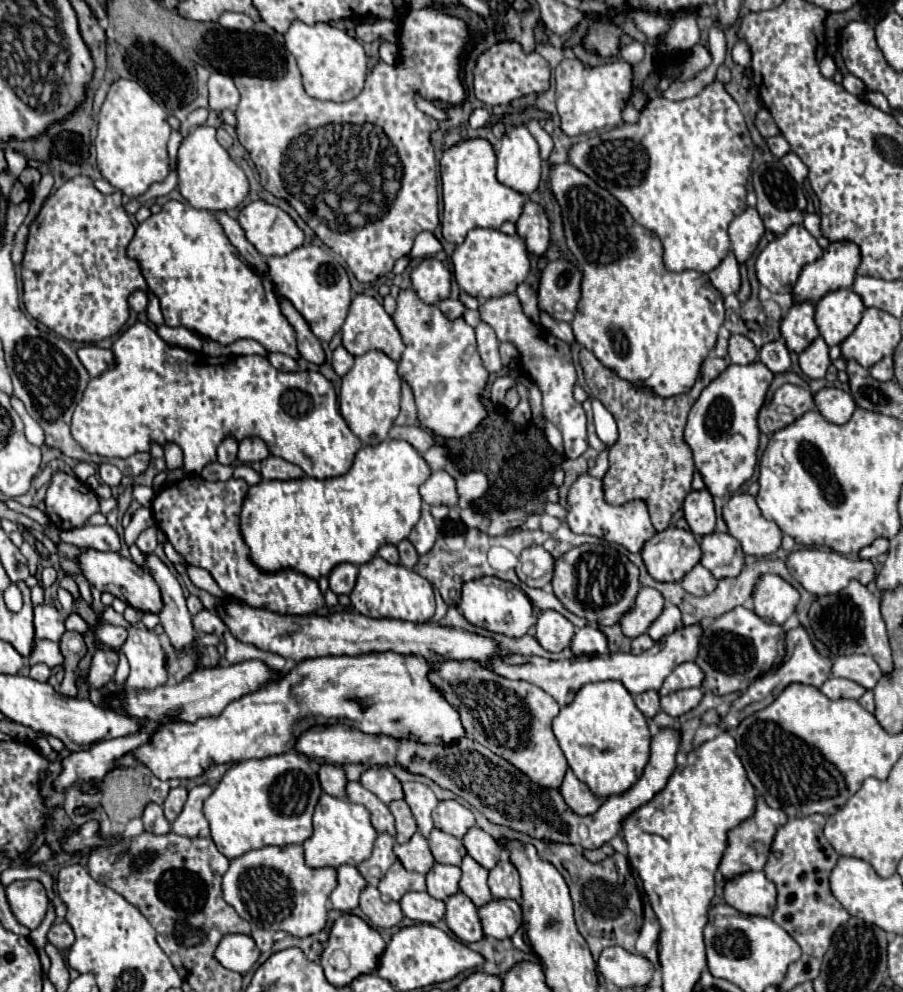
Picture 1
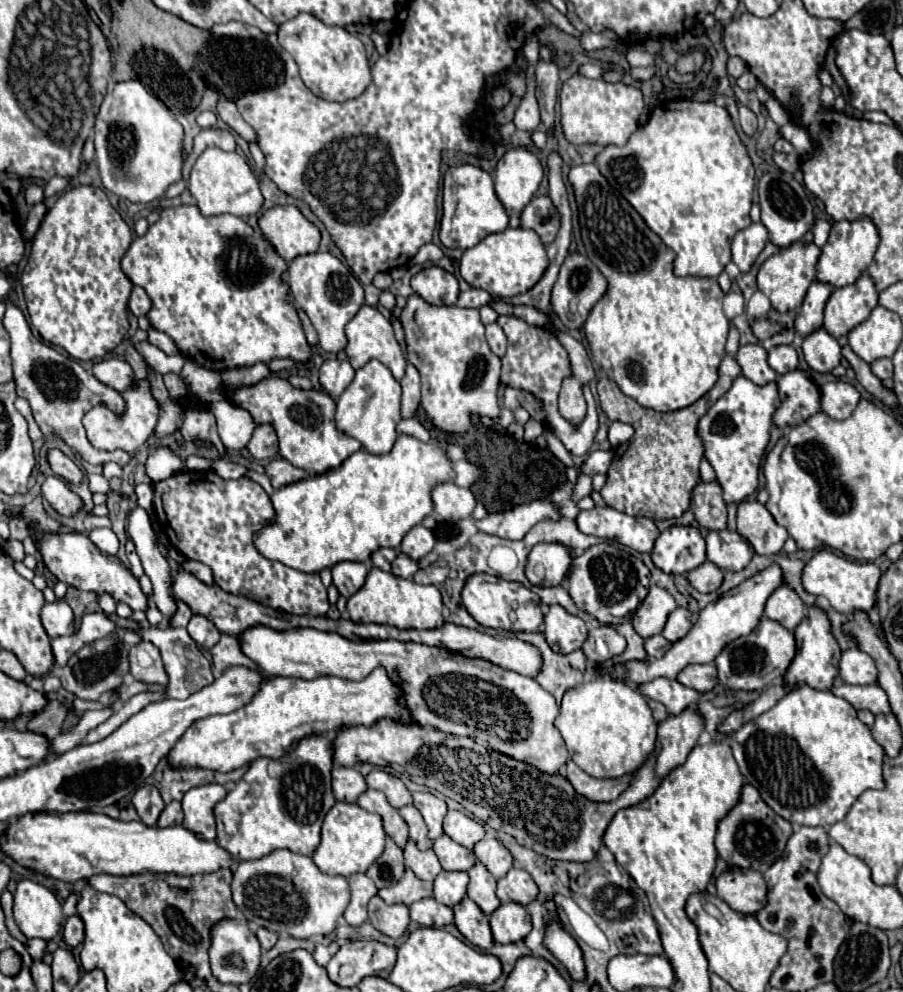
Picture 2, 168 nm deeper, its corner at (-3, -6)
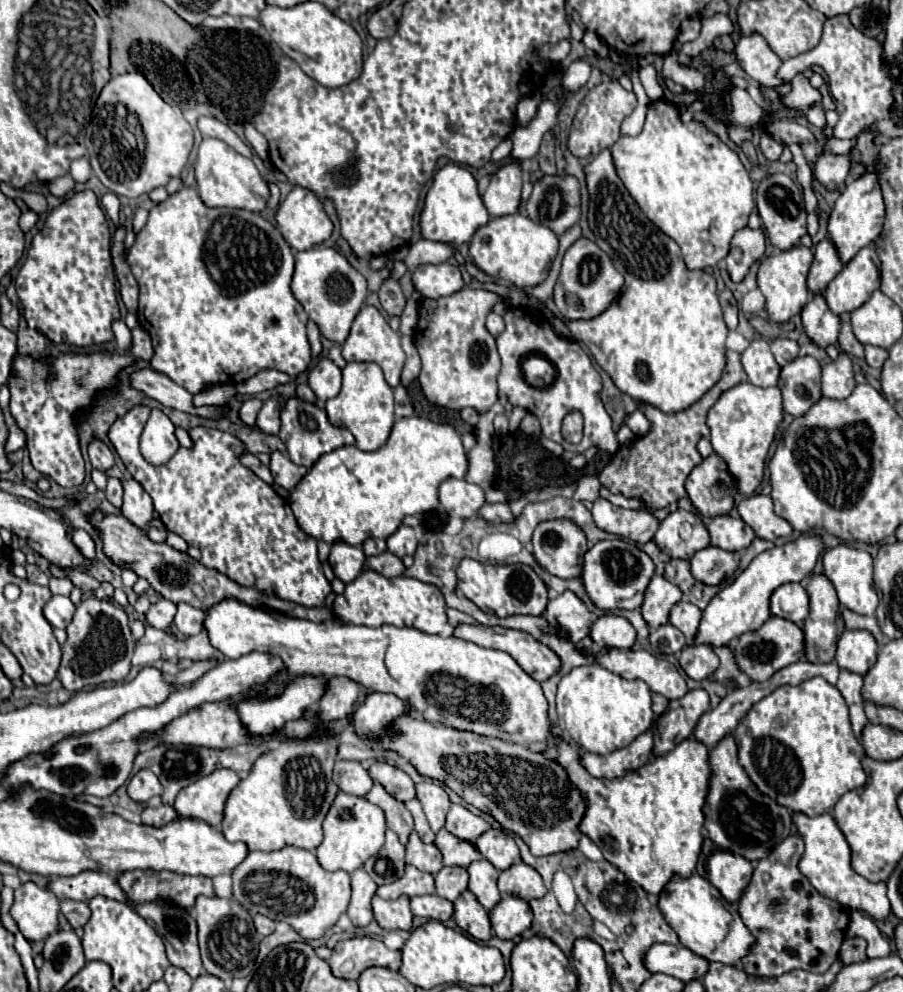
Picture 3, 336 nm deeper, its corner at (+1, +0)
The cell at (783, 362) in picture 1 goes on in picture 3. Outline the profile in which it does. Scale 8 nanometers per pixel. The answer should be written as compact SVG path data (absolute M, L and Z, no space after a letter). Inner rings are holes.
M776 338L770 342L770 346L772 346L772 354L780 366L786 366L788 362L792 362L798 356L798 342L794 342L794 340Z

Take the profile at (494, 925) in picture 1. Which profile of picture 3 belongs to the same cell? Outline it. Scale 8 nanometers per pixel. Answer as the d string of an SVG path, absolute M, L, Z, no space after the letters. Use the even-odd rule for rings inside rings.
M516 896L502 898L492 910L490 910L490 922L498 938L510 940L532 926L532 910L530 904Z

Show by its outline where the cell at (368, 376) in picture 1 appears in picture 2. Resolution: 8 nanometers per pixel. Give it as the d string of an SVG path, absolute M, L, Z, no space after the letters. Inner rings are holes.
M370 360L356 370L352 384L336 402L336 426L362 442L370 454L388 454L396 440L396 424L400 422L400 384L380 360Z

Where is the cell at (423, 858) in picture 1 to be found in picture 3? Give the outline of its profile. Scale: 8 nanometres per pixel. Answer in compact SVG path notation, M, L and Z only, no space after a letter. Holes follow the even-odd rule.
M412 832L406 846L406 864L416 866L418 870L436 874L442 868L442 854L434 844L424 844L416 832Z

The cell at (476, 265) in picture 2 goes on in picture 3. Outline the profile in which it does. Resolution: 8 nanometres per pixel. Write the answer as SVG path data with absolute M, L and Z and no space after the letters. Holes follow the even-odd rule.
M510 214L490 218L490 222L476 230L470 242L470 256L474 264L490 276L500 276L520 288L532 288L548 278L550 264L558 254L558 236L552 228L532 222L526 214Z

